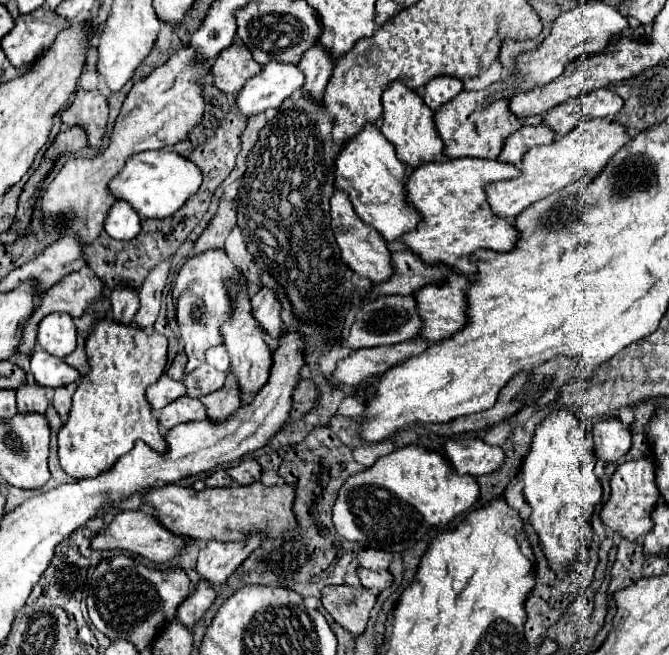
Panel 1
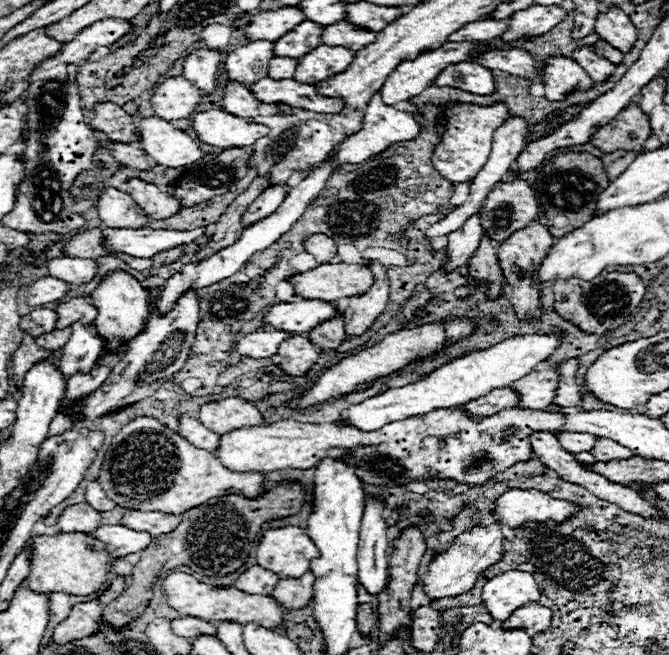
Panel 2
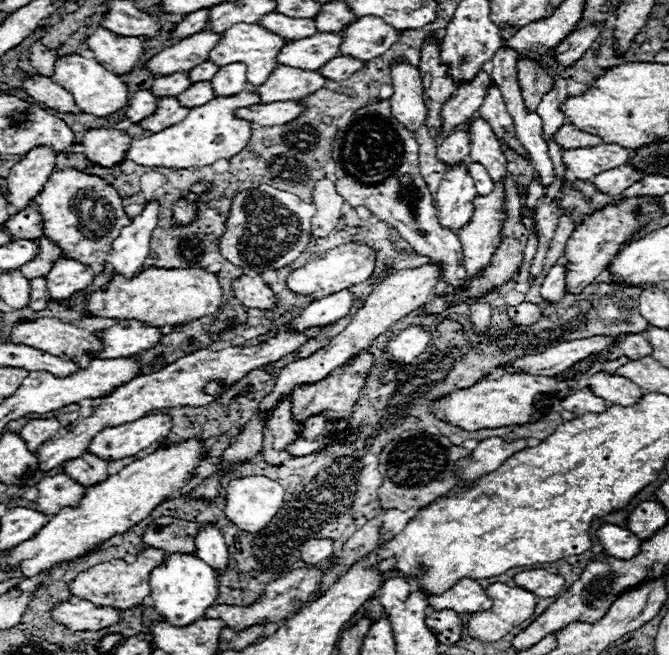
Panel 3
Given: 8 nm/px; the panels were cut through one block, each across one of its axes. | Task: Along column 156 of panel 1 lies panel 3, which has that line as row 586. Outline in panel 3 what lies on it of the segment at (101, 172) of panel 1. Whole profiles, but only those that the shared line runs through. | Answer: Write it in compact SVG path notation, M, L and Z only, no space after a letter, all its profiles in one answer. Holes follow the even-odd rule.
M145 547L143 551L137 555L136 562L128 564L124 560L110 560L98 566L92 566L84 572L80 572L70 584L68 590L84 600L94 602L96 606L112 606L112 608L132 608L132 606L140 606L142 600L146 596L150 596L150 586L148 586L148 576L150 572L164 560L164 552L156 550L156 548Z

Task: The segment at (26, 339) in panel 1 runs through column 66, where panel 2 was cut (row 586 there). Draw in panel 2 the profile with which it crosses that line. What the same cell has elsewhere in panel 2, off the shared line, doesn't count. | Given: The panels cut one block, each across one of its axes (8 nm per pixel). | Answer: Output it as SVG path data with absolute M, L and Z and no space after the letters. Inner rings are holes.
M310 570L300 578L280 578L272 592L272 598L288 610L300 610L312 598L314 580L316 578Z

